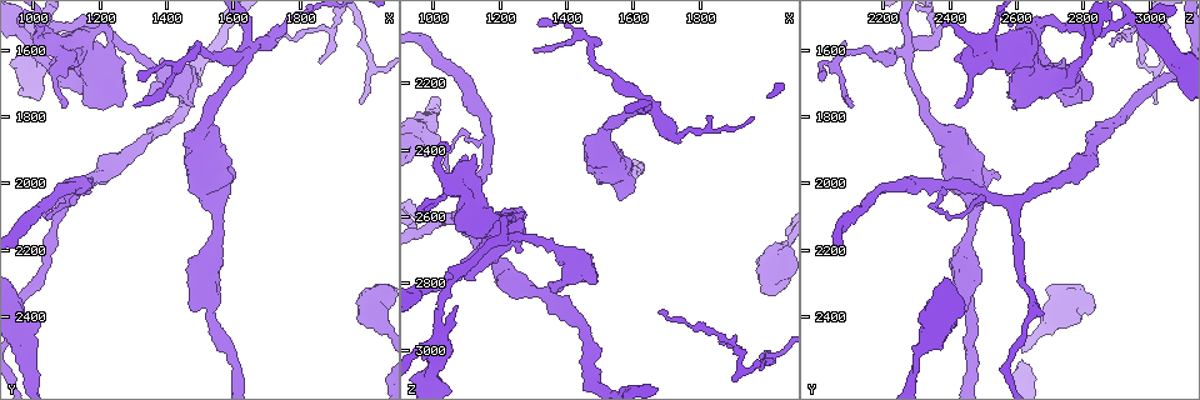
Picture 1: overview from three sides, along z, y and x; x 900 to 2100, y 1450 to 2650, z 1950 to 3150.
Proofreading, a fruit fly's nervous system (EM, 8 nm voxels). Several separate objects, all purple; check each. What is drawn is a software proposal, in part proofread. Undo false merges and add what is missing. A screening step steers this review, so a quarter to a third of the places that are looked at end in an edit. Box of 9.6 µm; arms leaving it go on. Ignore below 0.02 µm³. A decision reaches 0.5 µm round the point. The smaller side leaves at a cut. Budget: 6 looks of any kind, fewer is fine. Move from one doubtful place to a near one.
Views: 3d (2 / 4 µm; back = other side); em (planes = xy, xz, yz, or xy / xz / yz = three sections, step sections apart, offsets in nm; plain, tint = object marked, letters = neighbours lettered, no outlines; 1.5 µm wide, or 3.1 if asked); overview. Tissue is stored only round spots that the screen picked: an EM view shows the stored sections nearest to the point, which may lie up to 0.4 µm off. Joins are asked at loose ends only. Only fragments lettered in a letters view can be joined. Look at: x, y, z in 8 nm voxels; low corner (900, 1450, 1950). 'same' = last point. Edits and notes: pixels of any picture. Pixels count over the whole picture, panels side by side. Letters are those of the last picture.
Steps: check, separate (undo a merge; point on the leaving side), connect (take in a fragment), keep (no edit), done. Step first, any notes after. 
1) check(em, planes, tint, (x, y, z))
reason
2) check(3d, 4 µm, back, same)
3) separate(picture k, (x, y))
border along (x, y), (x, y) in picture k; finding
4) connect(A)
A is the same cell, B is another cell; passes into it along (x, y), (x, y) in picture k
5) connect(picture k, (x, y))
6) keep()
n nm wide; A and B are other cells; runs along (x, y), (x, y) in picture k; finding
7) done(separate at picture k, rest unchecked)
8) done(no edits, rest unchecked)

check(em, 3.1 µm, planes, plain, (1640, 1610, 2280))

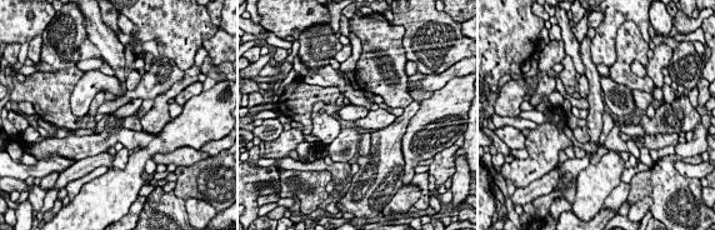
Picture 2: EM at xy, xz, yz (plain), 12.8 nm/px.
check(em, 3.1 µm, planes, tint, same)

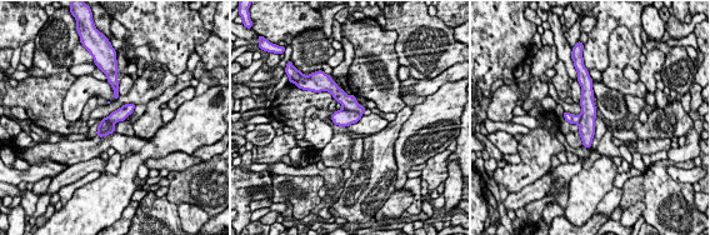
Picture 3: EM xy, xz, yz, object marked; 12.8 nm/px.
check(em, 3.1 µm, planes, letters, same)
see the neighbours

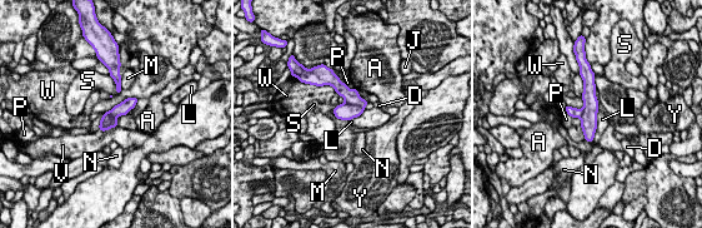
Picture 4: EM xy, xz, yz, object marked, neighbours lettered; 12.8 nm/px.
separate(picture 4, (351, 95))
200 nm wide; A, D, J, L, M, N, P, S, V, W and Y are other cells; border along (345, 102), (357, 104), (364, 109) in picture 4; two neurons meet here

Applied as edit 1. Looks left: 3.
check(overview)
redraw

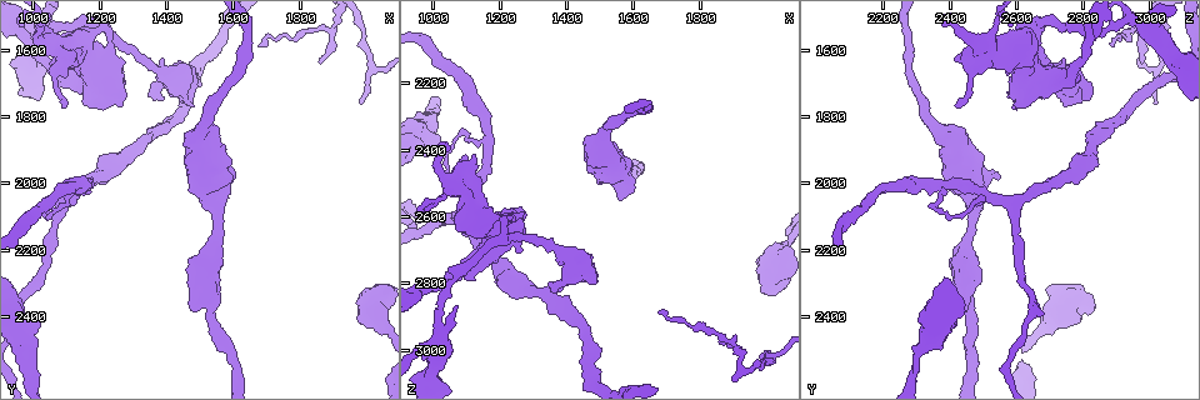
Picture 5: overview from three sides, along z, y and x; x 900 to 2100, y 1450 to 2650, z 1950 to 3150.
check(3d, 4 µm, back, (1220, 1570, 2590))

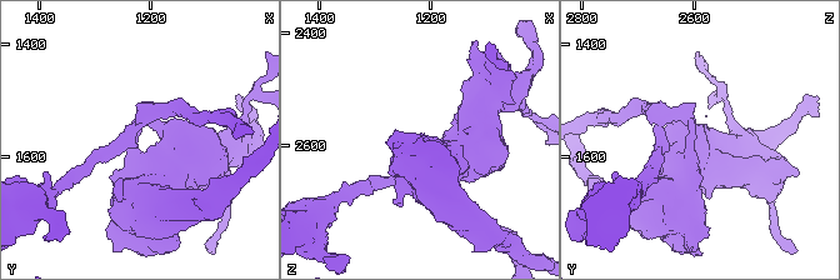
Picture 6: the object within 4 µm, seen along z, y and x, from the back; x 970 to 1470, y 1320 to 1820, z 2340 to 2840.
check(em, planes, letters, (1230, 1565, 2600))
need the tissue

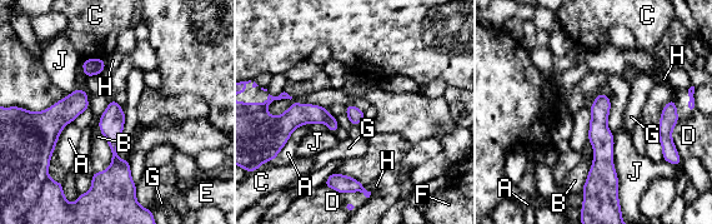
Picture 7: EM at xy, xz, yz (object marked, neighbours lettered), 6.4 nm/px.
separate(picture 7, (53, 218))
A, B, C, D, E, F, G, H and J are other cells; two neurons meet here

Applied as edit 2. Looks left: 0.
done(separate at picture 4, separate at picture 7, rest unchecked)

